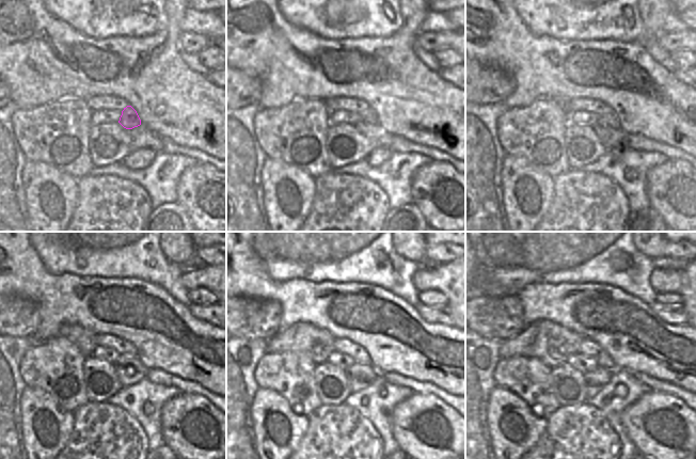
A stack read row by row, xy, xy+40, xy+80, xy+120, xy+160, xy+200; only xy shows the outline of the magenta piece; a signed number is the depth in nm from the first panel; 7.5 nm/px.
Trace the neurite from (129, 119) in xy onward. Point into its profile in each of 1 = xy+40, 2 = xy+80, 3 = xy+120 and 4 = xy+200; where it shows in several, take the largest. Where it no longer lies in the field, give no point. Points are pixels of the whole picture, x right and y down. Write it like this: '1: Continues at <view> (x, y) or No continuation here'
1: Continues at xy+40 (368, 124)
2: Continues at xy+80 (606, 128)
3: Continues at xy+120 (130, 370)
4: Continues at xy+200 (595, 380).

